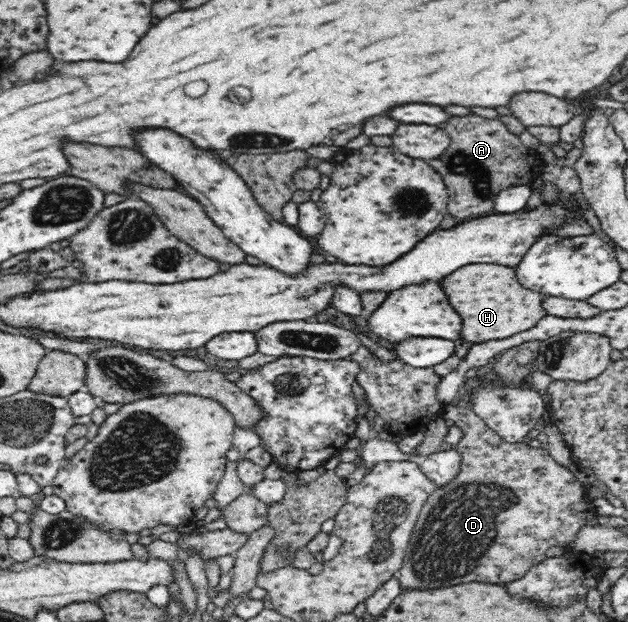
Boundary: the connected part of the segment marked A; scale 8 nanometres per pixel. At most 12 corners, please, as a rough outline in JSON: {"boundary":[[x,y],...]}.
{"boundary":[[452,116],[428,163],[457,221],[492,213],[545,165],[498,119]]}

